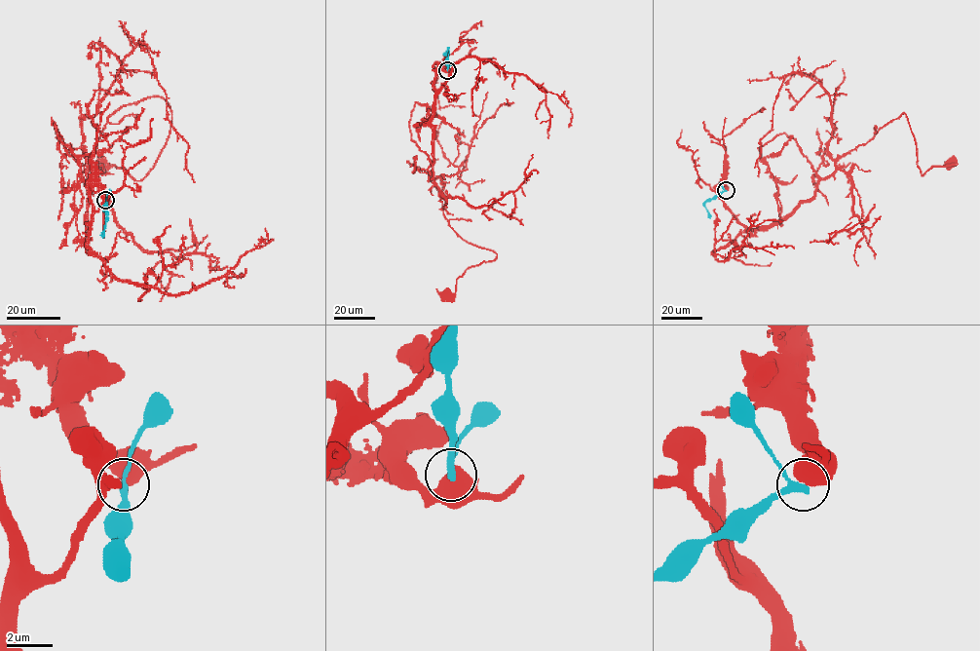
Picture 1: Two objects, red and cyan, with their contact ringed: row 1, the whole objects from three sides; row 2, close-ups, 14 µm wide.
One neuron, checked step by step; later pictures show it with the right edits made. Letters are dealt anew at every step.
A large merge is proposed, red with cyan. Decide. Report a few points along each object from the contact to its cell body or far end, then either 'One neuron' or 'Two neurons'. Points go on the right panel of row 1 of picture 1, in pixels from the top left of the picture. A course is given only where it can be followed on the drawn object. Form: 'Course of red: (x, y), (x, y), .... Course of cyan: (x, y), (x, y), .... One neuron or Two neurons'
Course of red: (725, 190), (723, 179), (719, 196), (741, 223), (770, 227), (903, 113), (922, 175), (950, 165). Course of cyan: (725, 190), (704, 203), (709, 218). Two neurons

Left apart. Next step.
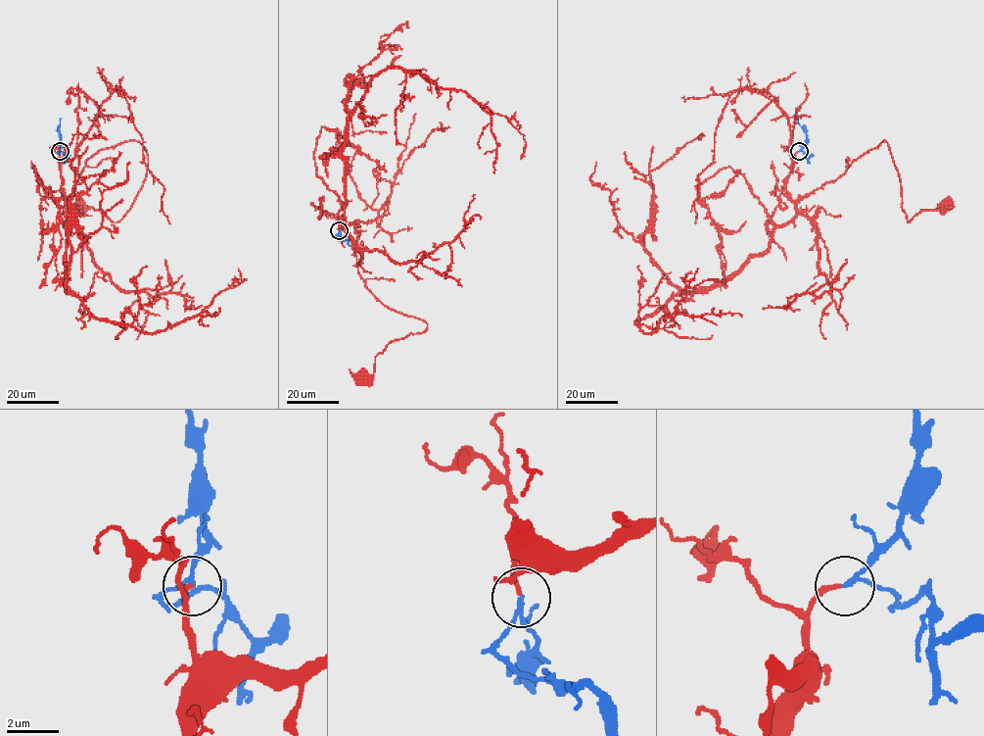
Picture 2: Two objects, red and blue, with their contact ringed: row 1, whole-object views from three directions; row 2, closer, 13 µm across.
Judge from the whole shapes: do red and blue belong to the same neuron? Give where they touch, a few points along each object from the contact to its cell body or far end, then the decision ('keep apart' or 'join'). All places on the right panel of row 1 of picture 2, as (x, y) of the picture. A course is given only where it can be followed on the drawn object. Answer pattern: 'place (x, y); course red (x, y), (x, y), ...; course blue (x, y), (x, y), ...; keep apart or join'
place (799, 151); course red (798, 152), (786, 184), (793, 200), (834, 181), (883, 140), (908, 221), (921, 210), (944, 208); course blue (799, 152), (806, 135), (796, 118); join

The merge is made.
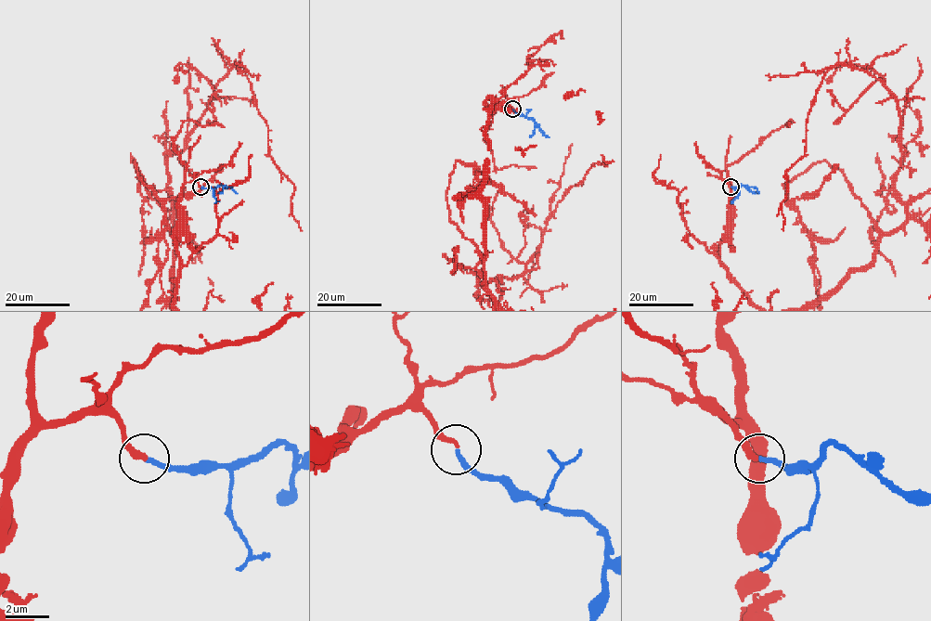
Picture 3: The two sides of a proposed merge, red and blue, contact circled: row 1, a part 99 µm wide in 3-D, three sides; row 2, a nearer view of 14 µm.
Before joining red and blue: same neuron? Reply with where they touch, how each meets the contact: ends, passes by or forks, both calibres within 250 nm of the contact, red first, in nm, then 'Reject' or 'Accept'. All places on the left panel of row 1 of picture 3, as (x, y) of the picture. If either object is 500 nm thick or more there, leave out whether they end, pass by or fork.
Place: (200, 187). At the ring red ends. At the ring blue ends. Thickness 240 nm (red) against 240 nm. Accept

